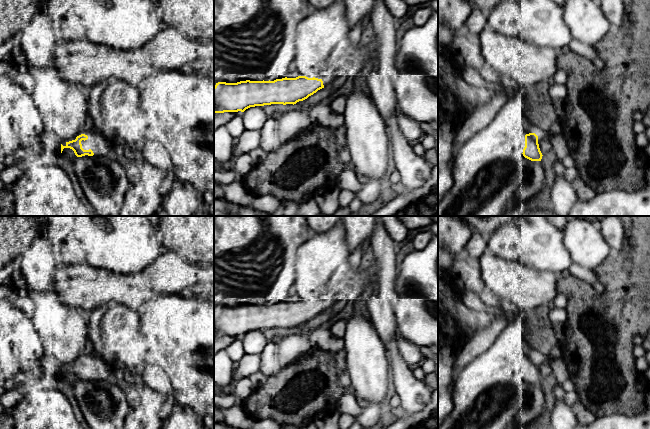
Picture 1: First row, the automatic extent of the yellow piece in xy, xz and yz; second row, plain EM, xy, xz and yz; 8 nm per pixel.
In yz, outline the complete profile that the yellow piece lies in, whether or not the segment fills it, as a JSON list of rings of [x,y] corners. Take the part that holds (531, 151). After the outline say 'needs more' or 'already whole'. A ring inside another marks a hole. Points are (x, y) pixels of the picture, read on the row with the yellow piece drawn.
[[[525,132],[519,145],[523,156],[531,161],[541,161],[542,153],[535,133]]]; needs more

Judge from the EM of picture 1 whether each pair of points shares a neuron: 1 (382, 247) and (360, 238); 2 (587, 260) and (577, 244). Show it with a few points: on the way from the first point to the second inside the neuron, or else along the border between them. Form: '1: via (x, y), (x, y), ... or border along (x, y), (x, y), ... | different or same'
1: border along (375, 226), (369, 243) | different
2: via (587, 256), (581, 248) | same

